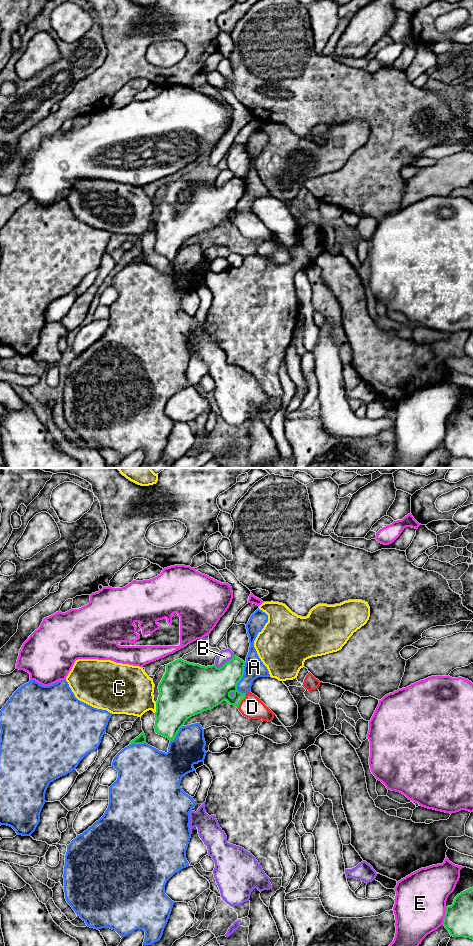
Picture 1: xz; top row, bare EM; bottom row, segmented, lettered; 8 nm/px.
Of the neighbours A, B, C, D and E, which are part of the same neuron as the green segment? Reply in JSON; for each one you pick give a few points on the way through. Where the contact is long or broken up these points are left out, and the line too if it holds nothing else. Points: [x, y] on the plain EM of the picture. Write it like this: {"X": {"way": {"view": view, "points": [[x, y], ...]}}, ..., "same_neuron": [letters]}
{"D": {"way": {"view": "xz", "points": [[214, 206], [229, 219], [242, 219], [252, 227]]}}, "same_neuron": ["D"]}

